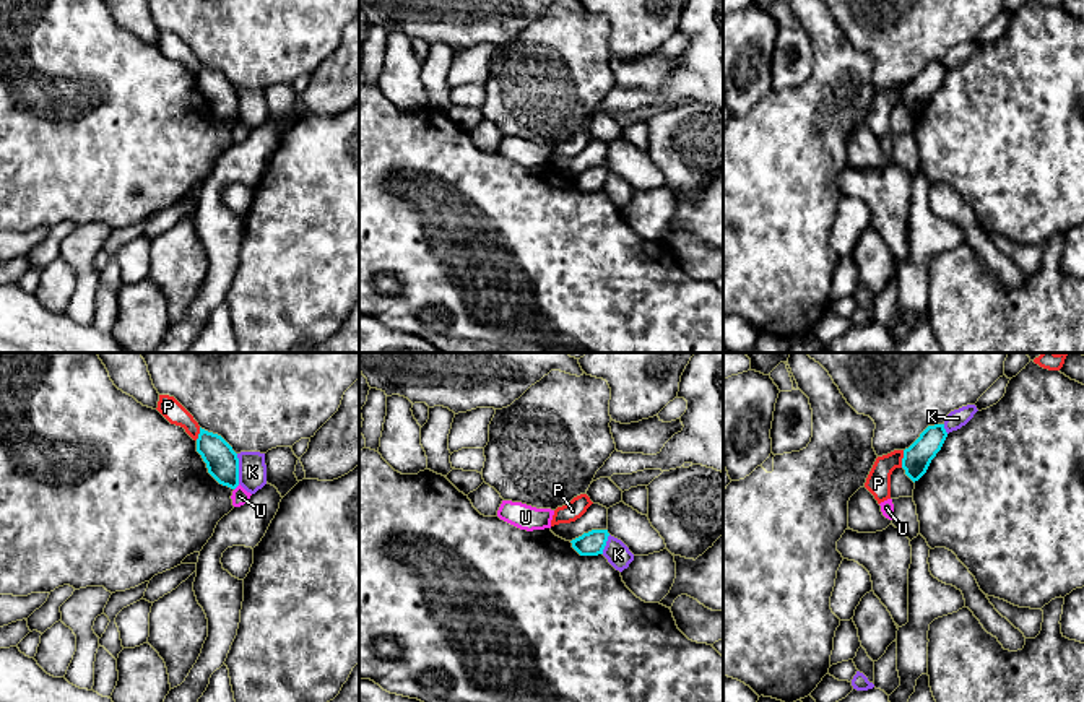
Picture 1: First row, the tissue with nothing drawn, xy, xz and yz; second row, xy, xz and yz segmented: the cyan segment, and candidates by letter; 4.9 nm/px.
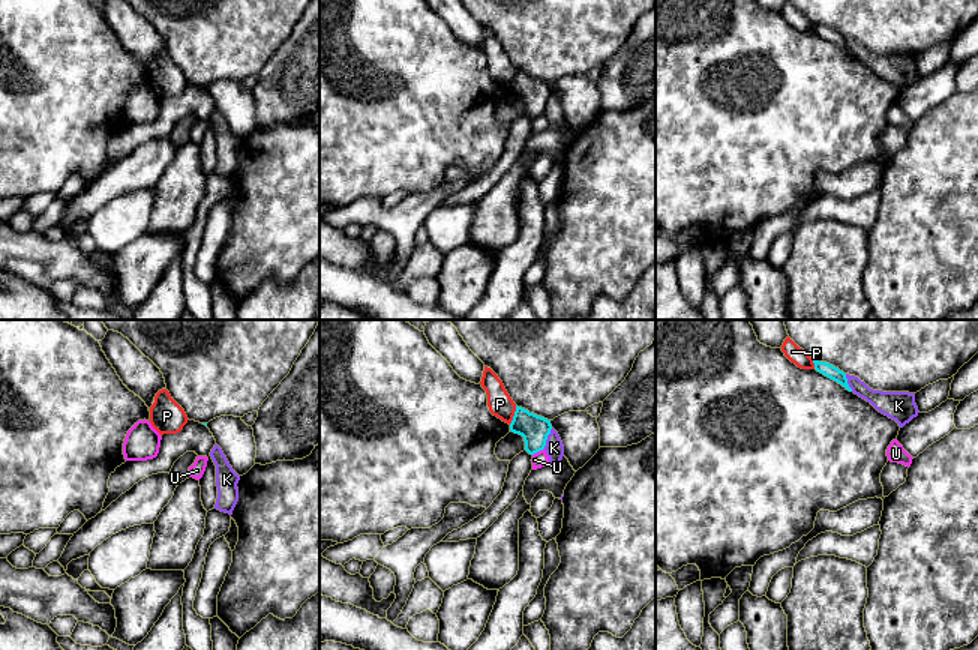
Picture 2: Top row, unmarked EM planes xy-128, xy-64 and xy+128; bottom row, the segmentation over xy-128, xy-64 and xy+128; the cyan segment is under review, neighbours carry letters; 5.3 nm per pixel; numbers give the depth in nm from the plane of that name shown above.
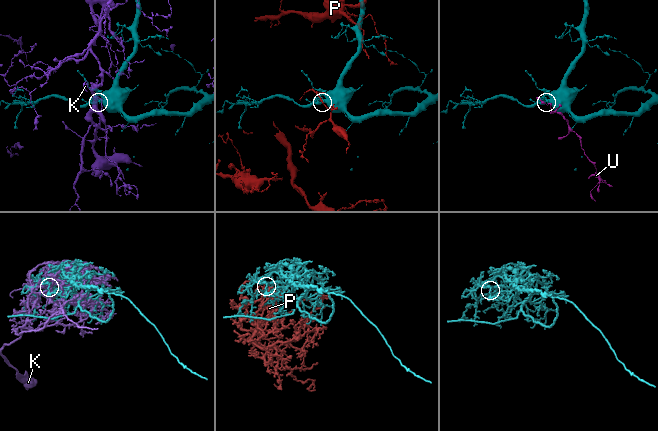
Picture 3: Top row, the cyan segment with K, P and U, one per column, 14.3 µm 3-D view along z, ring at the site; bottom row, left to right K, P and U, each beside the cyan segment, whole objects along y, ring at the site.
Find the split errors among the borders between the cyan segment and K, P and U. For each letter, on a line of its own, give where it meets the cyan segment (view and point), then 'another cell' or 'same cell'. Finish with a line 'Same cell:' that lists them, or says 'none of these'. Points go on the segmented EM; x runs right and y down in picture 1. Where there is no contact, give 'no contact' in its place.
K: contact xy (238, 468); another cell
P: contact yz (902, 459); another cell
U: contact xy (236, 486); another cell
Same cell: none of these

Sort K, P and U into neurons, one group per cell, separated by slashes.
K / P / U

